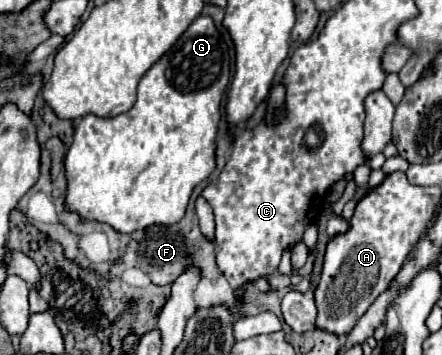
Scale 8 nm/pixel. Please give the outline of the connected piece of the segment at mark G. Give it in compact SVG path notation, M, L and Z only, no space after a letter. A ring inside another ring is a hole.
M198 16L190 28L178 38L178 42L142 76L140 84L138 84L138 100L136 104L132 106L130 112L124 112L120 116L114 116L114 118L98 118L98 116L84 116L80 120L76 120L76 130L74 130L74 140L72 140L72 146L66 154L66 160L64 160L64 168L66 168L66 200L64 200L64 208L68 212L76 212L80 216L80 220L96 220L96 222L102 222L102 224L110 224L118 234L130 234L130 232L136 232L136 230L142 230L142 228L148 228L152 224L164 224L164 226L170 226L174 222L178 222L184 212L186 212L186 206L188 206L188 200L192 196L192 190L194 186L198 186L200 182L204 182L212 172L214 172L214 138L218 134L218 122L220 122L220 102L222 102L222 96L226 92L226 86L228 86L228 80L230 80L230 58L228 58L228 46L222 38L222 34L216 30L214 22L210 16Z

